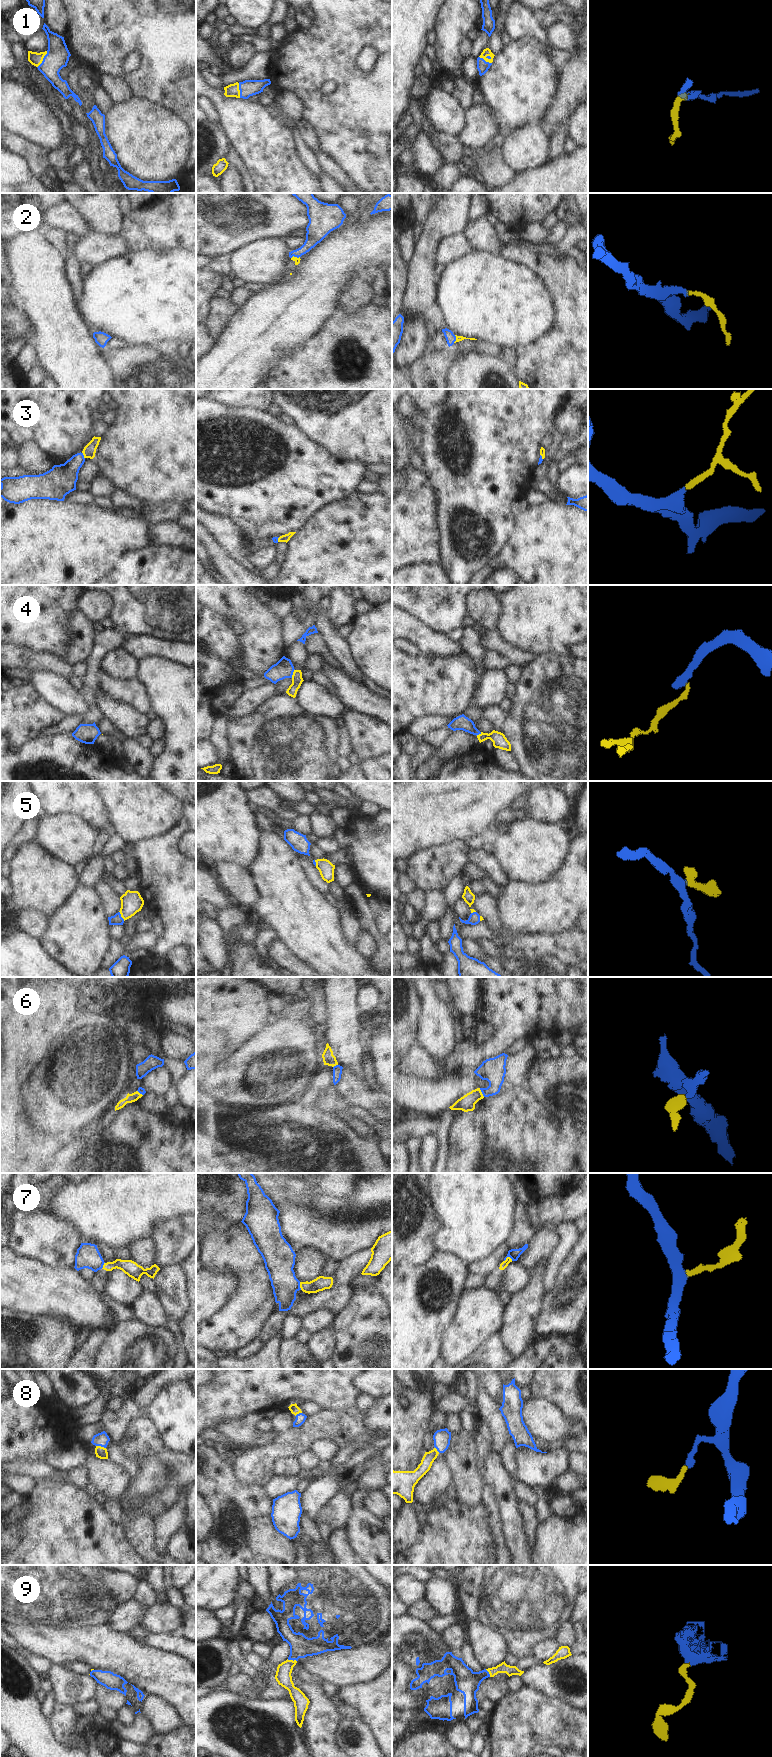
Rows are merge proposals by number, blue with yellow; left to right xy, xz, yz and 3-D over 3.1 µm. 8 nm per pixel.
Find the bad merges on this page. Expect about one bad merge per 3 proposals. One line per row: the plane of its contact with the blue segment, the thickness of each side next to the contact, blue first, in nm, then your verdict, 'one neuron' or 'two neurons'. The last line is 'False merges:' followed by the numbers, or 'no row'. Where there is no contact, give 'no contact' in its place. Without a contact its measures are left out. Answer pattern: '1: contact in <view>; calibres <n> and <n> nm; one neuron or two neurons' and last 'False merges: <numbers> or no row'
1: contact in xy; calibres 190 and 100 nm; one neuron
2: contact in yz; calibres 80 and 50 nm; one neuron
3: contact in xy; calibres 220 and 100 nm; one neuron
4: contact in xz; calibres 150 and 90 nm; two neurons
5: contact in xy; calibres 80 and 180 nm; one neuron
6: contact in yz; calibres 200 and 130 nm; one neuron
7: contact in yz; calibres 90 and 60 nm; two neurons
8: contact in xy; calibres 110 and 90 nm; one neuron
9: contact in xz; calibres 180 and 130 nm; one neuron
False merges: 4, 7

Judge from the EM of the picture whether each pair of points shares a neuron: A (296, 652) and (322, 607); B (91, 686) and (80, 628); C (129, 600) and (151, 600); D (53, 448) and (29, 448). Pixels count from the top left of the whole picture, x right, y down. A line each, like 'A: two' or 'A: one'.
A: two
B: two
C: one
D: two

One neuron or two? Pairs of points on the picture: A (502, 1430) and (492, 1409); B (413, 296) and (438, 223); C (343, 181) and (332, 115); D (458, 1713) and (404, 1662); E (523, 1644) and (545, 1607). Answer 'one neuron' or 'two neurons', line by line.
A: one neuron
B: one neuron
C: two neurons
D: one neuron
E: one neuron

